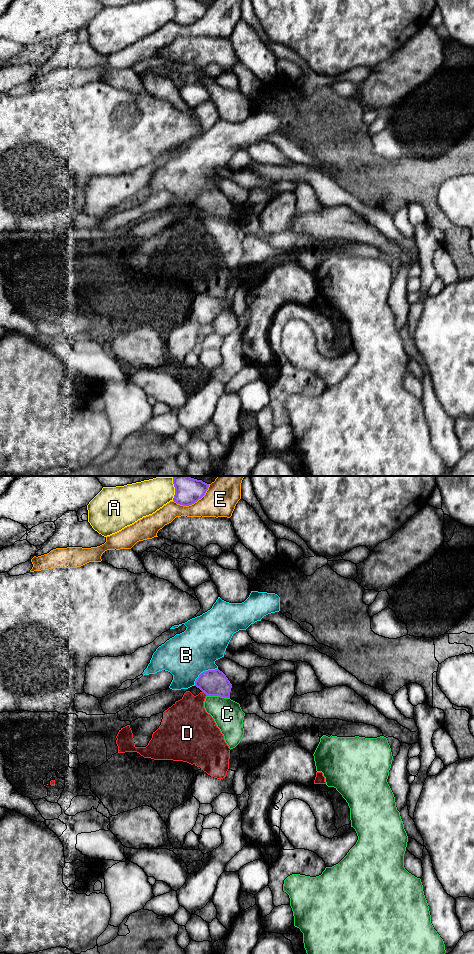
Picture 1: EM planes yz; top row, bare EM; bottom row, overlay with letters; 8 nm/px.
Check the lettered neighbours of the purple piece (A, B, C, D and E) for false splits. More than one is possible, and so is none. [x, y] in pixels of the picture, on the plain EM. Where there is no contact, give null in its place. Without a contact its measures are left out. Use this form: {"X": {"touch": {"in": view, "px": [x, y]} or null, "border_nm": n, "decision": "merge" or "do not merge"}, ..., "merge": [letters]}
{"A": {"touch": {"in": "yz", "px": [175, 10]}, "border_nm": 170, "decision": "do not merge"}, "B": {"touch": {"in": "yz", "px": [203, 192]}, "border_nm": 240, "decision": "do not merge"}, "C": {"touch": {"in": "yz", "px": [218, 215]}, "border_nm": 190, "decision": "do not merge"}, "D": {"touch": {"in": "yz", "px": [205, 213]}, "border_nm": 60, "decision": "do not merge"}, "E": {"touch": {"in": "yz", "px": [193, 23]}, "border_nm": 320, "decision": "do not merge"}, "merge": []}

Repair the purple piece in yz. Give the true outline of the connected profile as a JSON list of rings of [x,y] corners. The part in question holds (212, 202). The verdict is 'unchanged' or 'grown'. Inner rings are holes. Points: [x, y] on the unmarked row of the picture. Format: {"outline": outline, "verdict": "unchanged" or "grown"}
{"outline": [[[219,189],[208,190],[199,195],[195,206],[207,216],[230,218],[232,204],[226,195]]], "verdict": "unchanged"}

